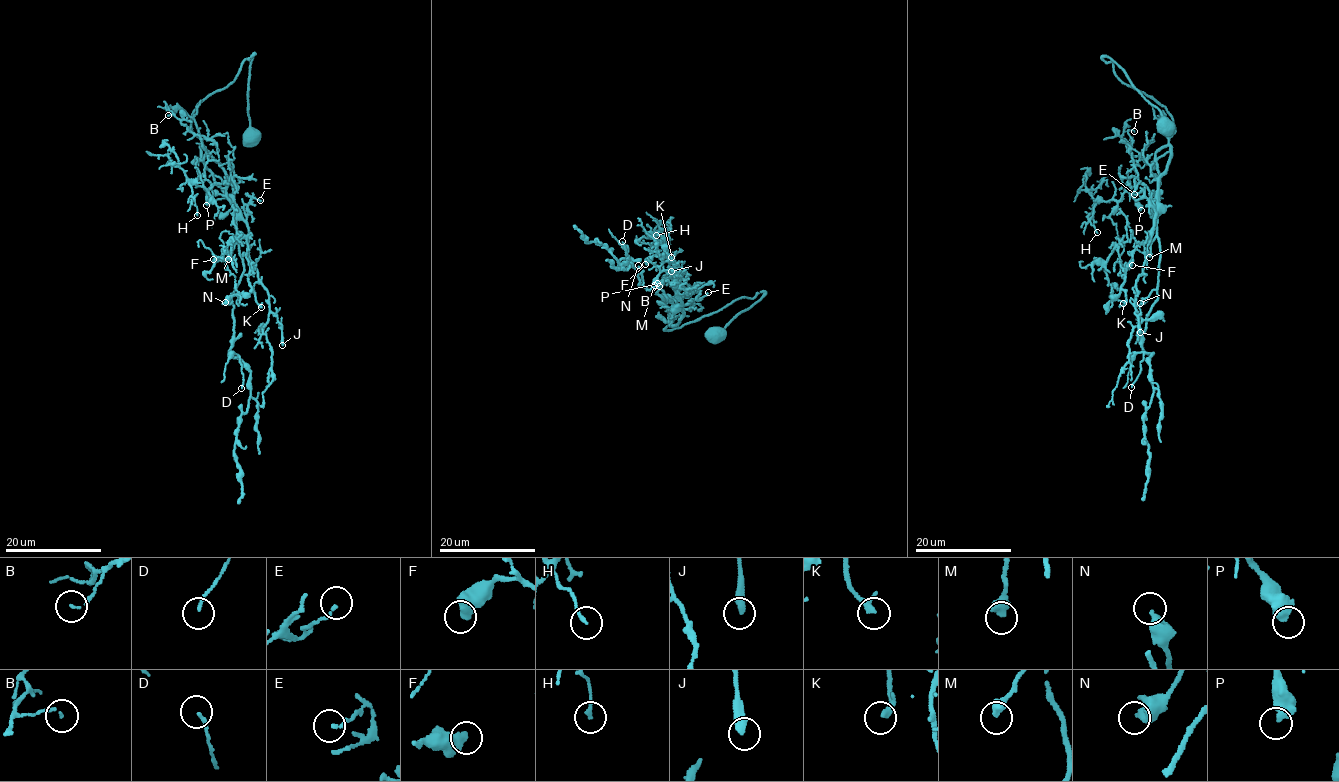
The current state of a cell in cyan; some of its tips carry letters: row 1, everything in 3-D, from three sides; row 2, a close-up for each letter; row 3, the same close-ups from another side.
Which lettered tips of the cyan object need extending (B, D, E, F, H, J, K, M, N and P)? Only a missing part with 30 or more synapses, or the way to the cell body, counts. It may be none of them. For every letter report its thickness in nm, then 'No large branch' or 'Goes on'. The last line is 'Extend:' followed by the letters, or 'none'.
B: Thickness 90 nm. No large branch
D: Thickness 160 nm. No large branch
E: Thickness 150 nm. No large branch
F: Thickness 500 nm. No large branch
H: Thickness 150 nm. No large branch
J: Thickness 360 nm. Goes on
K: Thickness 190 nm. No large branch
M: Thickness 480 nm. No large branch
N: Thickness 300 nm. No large branch
P: Thickness 600 nm. No large branch
Extend: J

